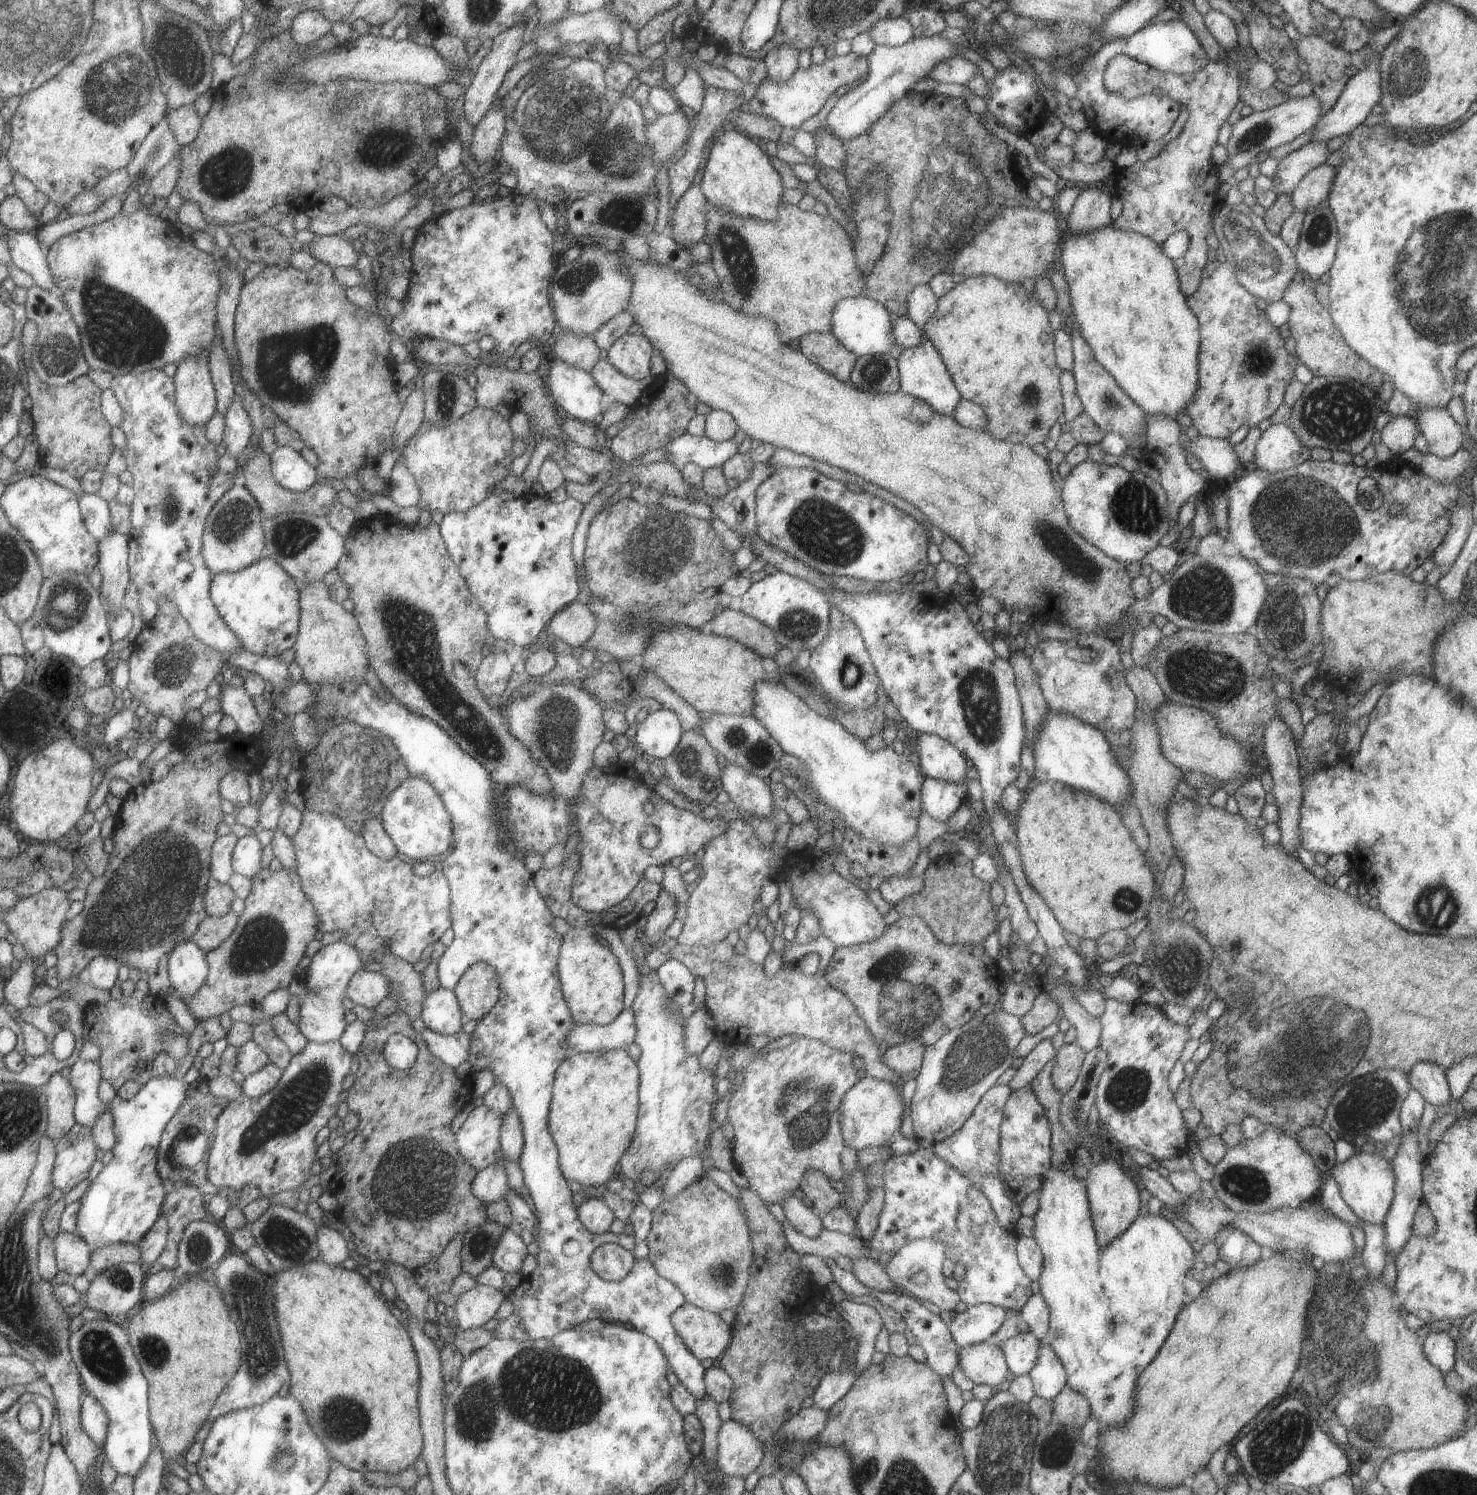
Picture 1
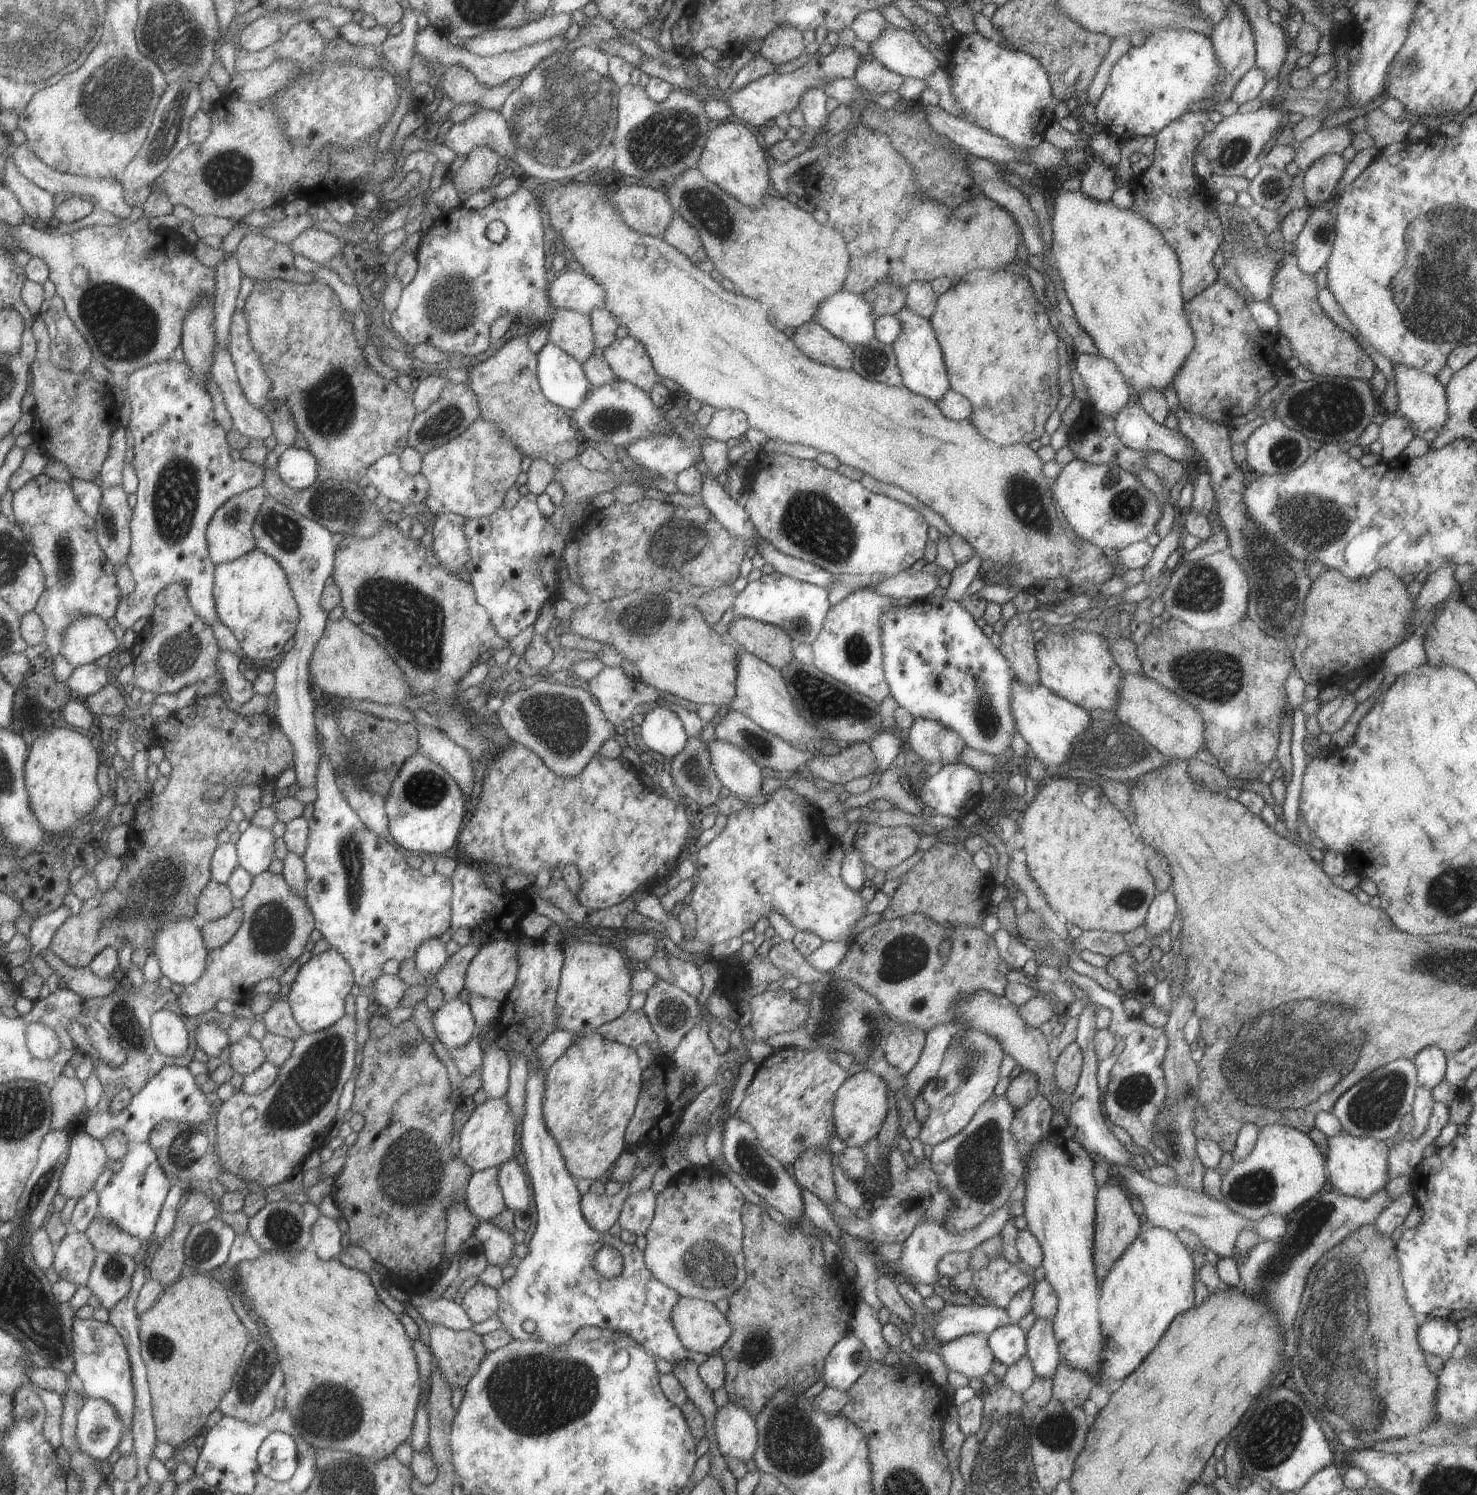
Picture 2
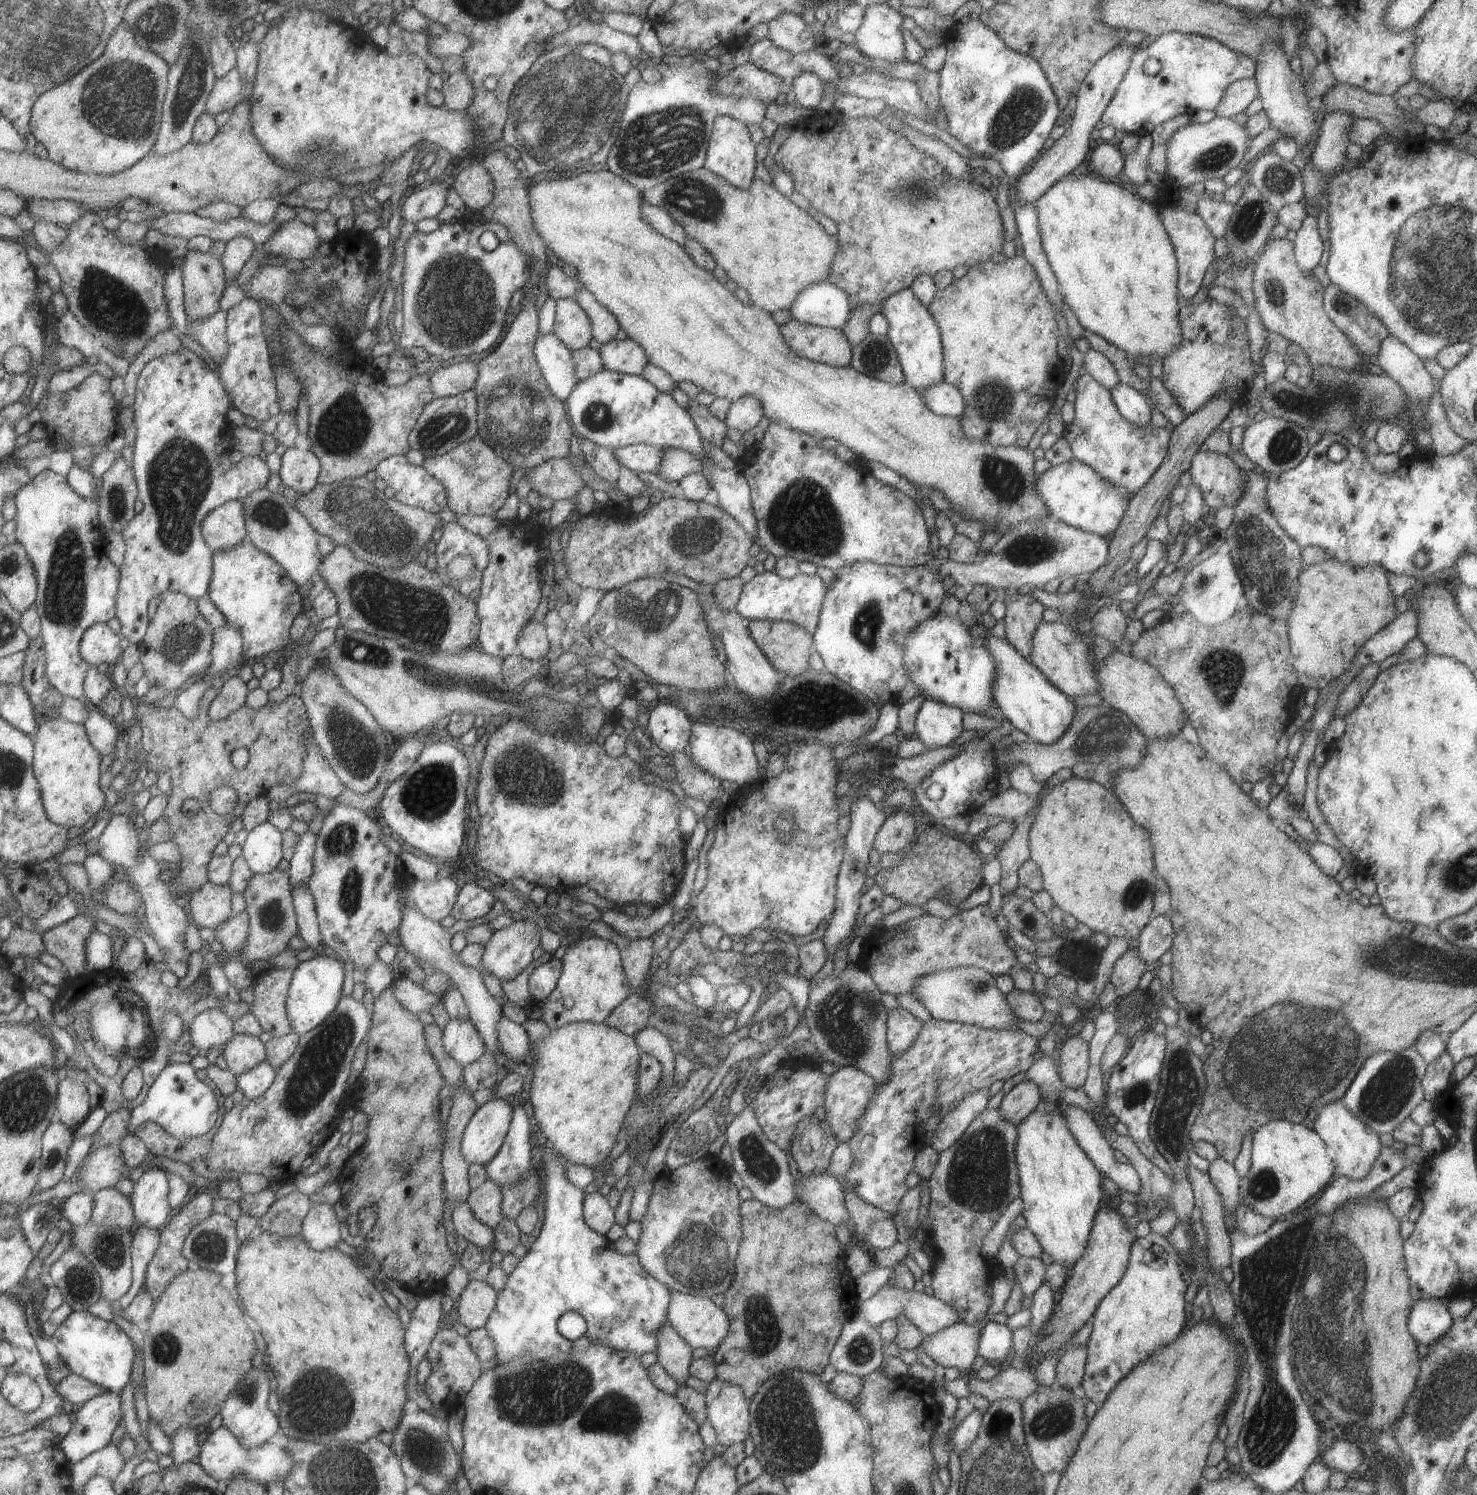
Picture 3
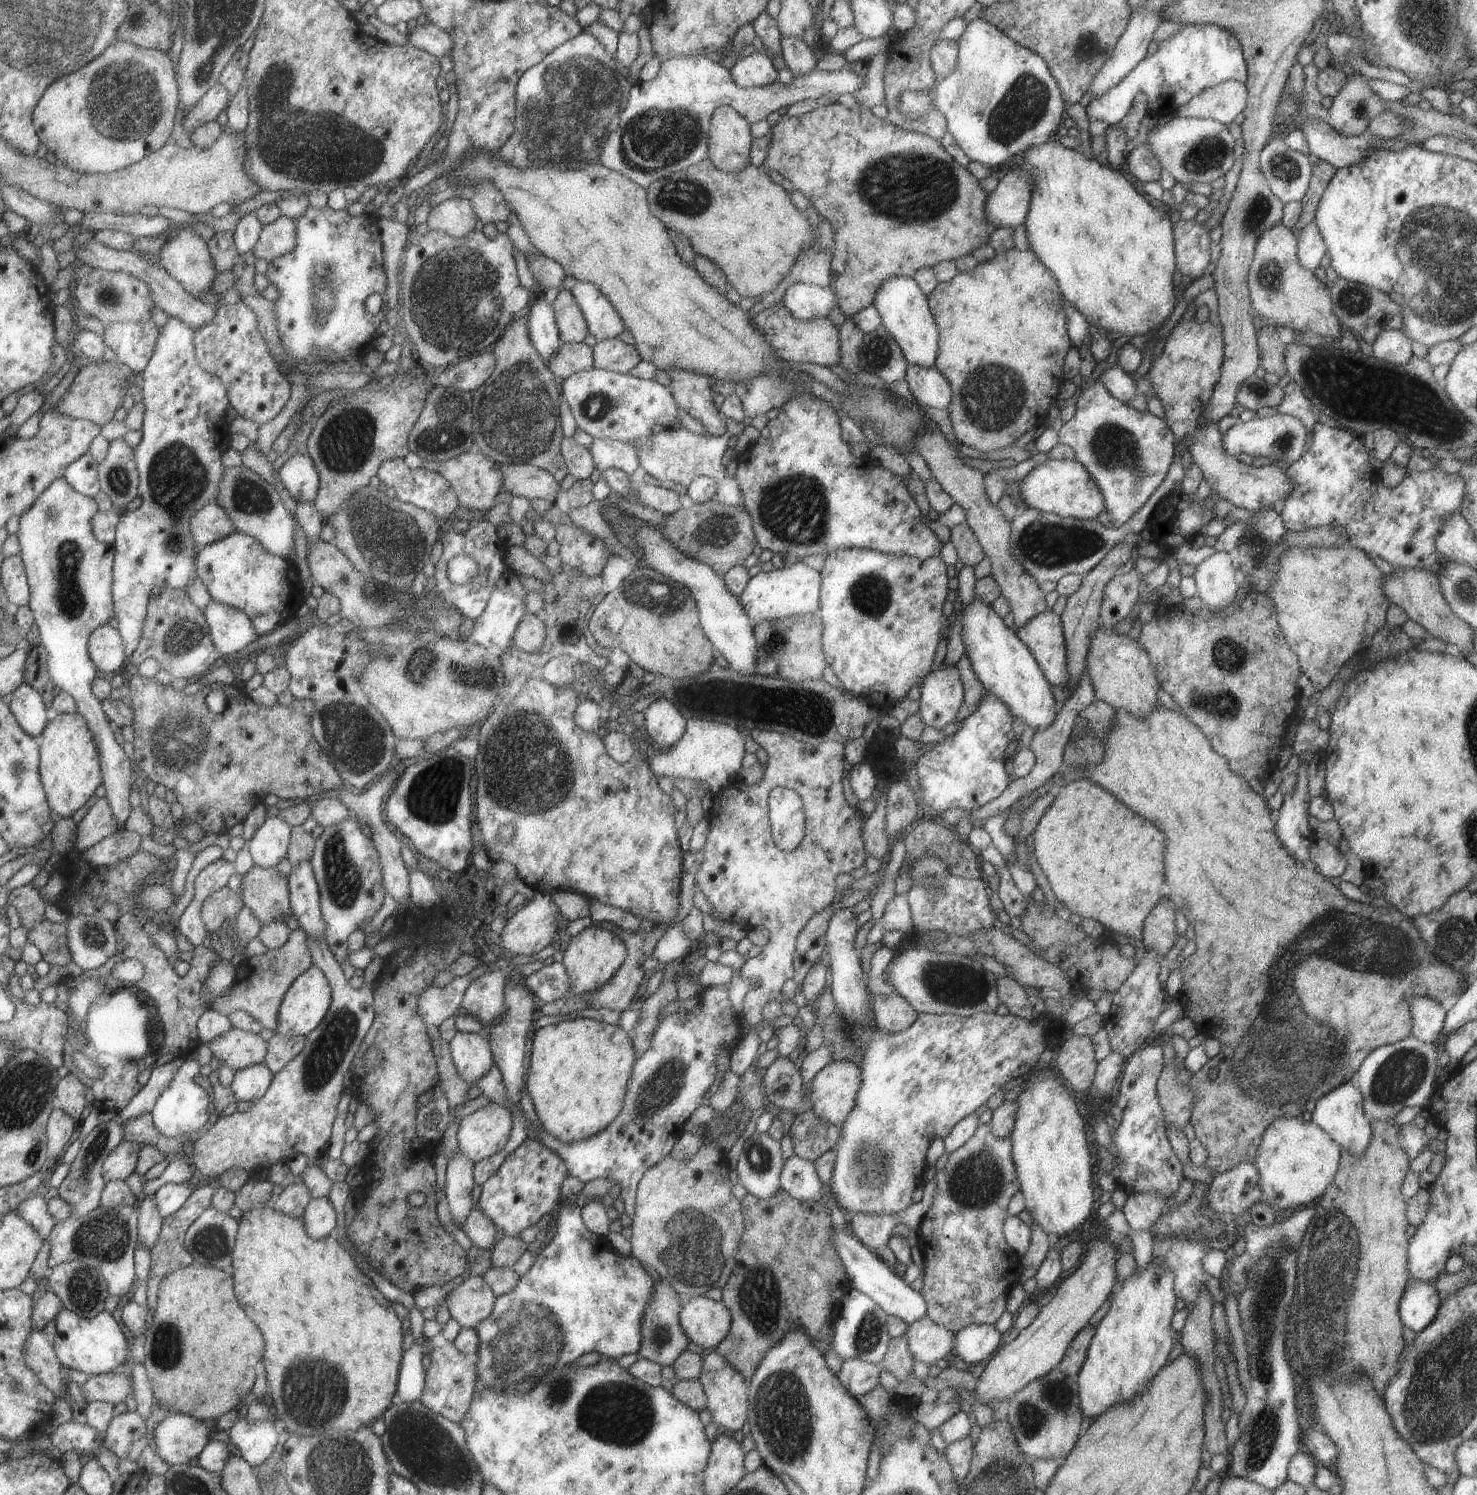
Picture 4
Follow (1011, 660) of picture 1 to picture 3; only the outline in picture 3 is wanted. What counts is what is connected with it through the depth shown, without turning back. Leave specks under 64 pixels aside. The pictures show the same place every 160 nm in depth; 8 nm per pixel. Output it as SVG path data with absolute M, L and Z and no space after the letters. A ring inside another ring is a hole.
M1004 588L1003 594L1005 640L1029 662L1031 637L1042 621L1041 612L1045 607L1030 593L1019 594L1016 588Z

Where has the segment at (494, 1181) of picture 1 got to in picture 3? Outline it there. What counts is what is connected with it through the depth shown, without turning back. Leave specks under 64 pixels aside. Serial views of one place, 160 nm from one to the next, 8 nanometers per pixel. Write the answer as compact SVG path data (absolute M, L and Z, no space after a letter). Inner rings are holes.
M486 1179L478 1188L469 1191L465 1200L473 1216L487 1228L493 1231L501 1222L500 1188L492 1179Z

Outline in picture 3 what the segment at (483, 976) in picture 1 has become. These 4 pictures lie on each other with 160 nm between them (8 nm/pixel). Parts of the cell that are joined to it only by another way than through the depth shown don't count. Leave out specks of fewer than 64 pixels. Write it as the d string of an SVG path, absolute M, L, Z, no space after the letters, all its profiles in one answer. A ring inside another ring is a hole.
M531 918L515 920L493 931L484 944L479 967L499 982L515 978L533 962L531 954L539 946L539 924Z

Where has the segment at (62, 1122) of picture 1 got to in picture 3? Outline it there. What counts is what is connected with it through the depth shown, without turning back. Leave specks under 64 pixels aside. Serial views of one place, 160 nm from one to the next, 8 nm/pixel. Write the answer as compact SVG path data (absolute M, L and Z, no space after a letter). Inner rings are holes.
M67 1075L58 1084L58 1118L60 1118L67 1126L75 1128L80 1125L91 1109L91 1096L87 1090L86 1083L82 1083Z

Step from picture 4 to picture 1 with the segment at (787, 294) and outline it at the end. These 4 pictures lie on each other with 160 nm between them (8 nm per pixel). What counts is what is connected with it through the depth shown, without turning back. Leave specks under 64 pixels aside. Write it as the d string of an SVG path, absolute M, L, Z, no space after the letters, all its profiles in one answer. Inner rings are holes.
M865 294L855 296L855 298L843 298L833 308L831 334L848 352L856 357L891 354L893 358L897 358L901 348L893 338L891 319L892 317L883 304L869 299Z

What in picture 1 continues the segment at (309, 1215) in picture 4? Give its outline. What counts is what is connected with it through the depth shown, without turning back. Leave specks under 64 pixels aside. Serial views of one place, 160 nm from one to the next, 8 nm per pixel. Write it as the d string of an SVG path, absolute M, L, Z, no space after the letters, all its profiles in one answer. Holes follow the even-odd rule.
M322 1225L316 1230L317 1250L319 1260L327 1265L337 1266L344 1262L349 1256L354 1256L347 1248L347 1242L339 1232Z

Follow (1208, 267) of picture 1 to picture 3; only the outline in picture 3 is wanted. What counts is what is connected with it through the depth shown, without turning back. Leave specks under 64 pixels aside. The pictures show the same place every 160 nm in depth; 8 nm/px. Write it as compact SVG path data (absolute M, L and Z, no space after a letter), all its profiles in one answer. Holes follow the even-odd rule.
M1206 298L1200 304L1179 309L1178 319L1180 344L1162 358L1160 380L1186 415L1202 407L1218 392L1223 391L1237 400L1245 388L1251 388L1257 366L1249 359L1243 315L1237 316L1227 305Z

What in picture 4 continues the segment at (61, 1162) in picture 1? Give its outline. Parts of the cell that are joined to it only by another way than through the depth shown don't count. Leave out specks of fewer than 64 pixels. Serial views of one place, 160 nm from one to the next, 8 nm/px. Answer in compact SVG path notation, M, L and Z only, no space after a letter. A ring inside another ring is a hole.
M123 1141L111 1154L104 1164L104 1175L109 1181L127 1180L136 1172L143 1145Z

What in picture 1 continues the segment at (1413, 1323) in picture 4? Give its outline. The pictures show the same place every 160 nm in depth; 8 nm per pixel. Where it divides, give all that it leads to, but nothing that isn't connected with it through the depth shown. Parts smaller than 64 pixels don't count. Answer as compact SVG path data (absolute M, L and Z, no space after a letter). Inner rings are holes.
M1444 1331L1427 1333L1422 1344L1426 1359L1443 1374L1454 1368L1455 1349L1455 1341Z

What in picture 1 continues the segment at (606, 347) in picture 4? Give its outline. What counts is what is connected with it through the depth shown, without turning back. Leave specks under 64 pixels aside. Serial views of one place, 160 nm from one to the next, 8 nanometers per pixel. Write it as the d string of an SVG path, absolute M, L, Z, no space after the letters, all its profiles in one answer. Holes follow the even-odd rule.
M626 333L611 344L606 360L624 376L641 381L649 375L653 350L651 342L643 334Z

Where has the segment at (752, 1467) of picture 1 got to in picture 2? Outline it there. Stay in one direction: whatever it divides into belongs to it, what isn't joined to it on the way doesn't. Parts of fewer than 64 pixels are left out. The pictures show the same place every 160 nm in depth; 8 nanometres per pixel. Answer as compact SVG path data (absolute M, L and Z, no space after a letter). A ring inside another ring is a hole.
M723 1404L715 1412L713 1432L717 1447L724 1458L735 1458L741 1462L753 1460L755 1446L757 1446L757 1430L754 1418L745 1408L731 1404Z

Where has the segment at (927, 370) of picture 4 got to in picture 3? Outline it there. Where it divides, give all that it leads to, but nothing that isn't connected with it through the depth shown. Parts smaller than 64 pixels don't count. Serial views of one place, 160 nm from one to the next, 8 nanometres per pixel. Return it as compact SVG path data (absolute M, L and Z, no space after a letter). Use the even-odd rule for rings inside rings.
M945 381L930 384L924 389L917 390L924 405L936 415L958 418L964 402L956 386Z

